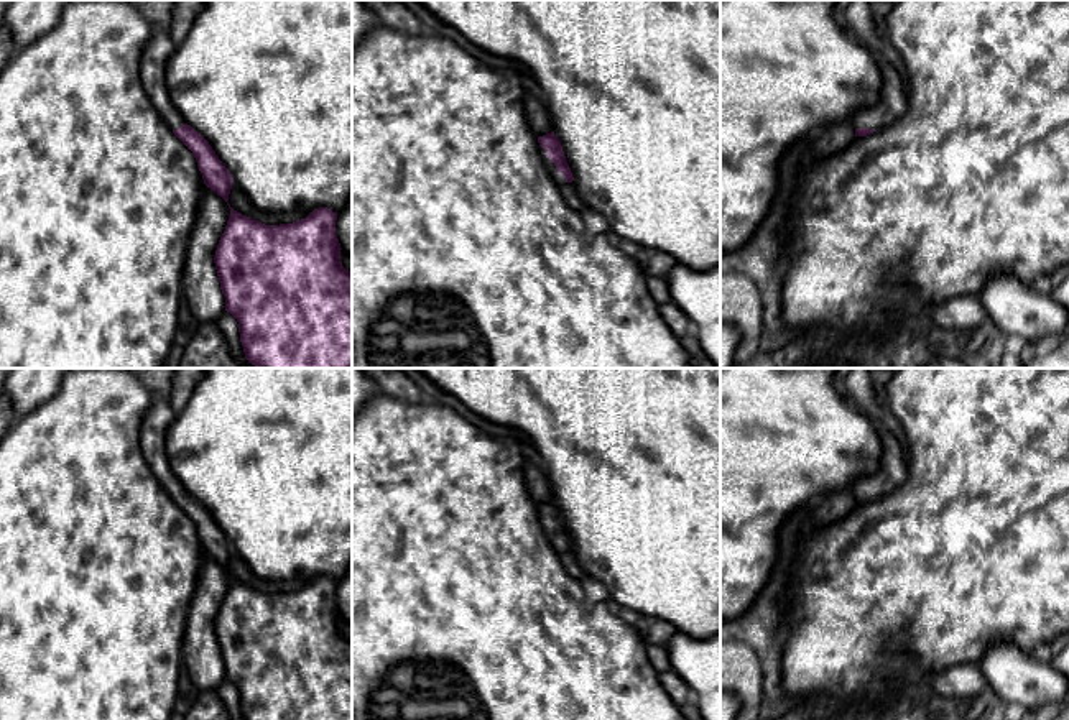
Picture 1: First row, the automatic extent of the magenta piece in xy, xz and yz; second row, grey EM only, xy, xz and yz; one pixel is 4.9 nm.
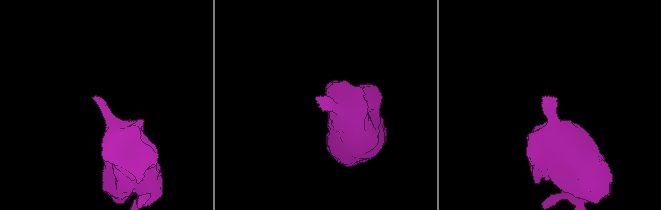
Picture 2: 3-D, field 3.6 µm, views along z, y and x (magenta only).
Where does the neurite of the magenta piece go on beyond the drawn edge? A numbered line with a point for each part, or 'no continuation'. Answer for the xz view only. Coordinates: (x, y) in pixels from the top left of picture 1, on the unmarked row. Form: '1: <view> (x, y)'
1: xz (559, 546)

